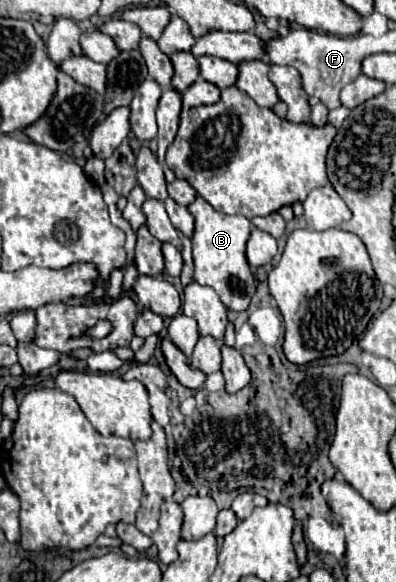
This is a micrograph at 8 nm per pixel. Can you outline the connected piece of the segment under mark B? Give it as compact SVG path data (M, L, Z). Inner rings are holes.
M198 197L192 205L188 205L188 211L194 215L196 219L196 229L194 229L194 237L192 237L192 255L194 255L194 281L198 281L200 285L208 285L212 287L220 301L232 309L232 311L246 311L250 305L250 299L256 293L256 283L254 283L254 273L250 271L248 259L246 259L246 243L252 231L252 223L250 219L246 219L244 215L226 215L220 213L216 209L212 209L212 205L208 205L208 201L204 201L202 197Z

